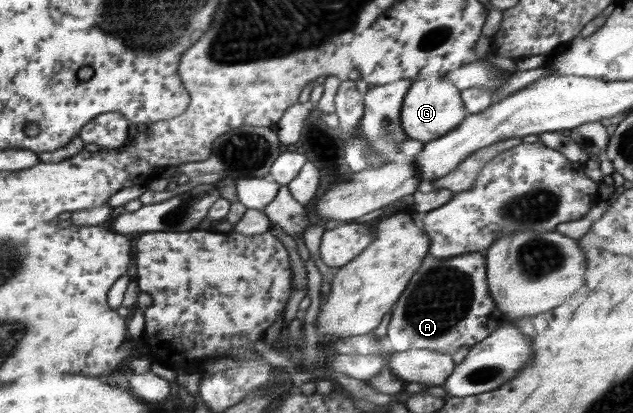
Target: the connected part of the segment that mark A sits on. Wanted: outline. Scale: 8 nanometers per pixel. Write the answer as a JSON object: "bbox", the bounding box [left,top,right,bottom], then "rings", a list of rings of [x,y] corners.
{"bbox":[385,252,508,355],"rings":[[[466,252],[442,260],[428,256],[394,307],[385,341],[396,352],[425,348],[453,355],[462,346],[480,343],[508,322],[492,297],[484,252]]]}

